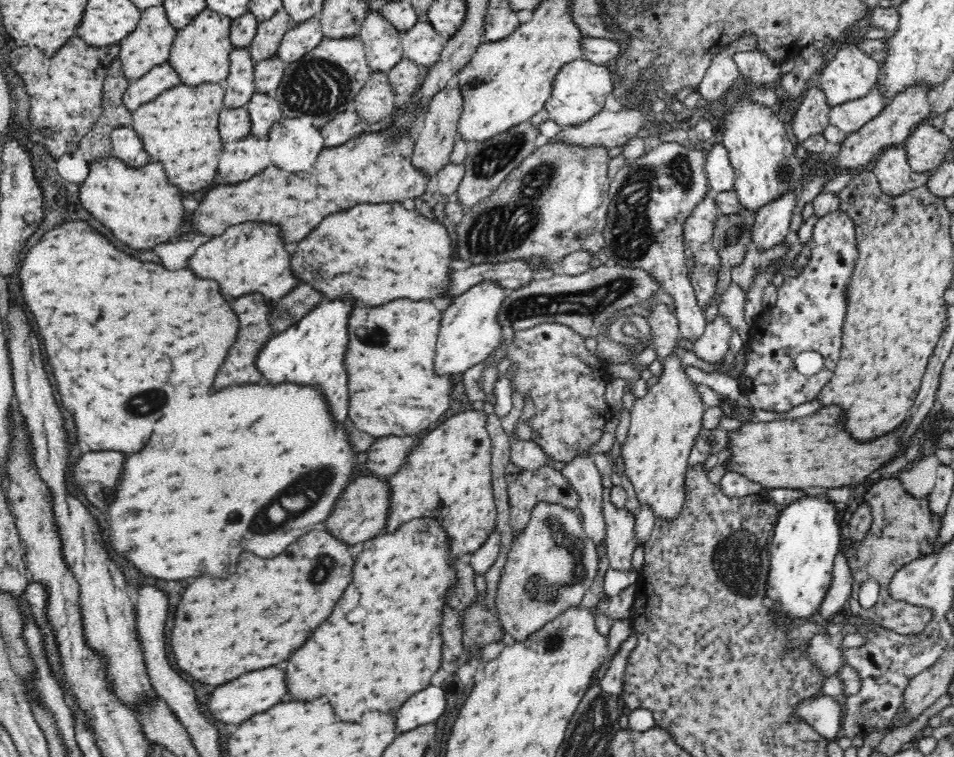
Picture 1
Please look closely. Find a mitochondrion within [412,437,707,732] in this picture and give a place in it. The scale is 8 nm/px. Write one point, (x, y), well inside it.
(538, 587)

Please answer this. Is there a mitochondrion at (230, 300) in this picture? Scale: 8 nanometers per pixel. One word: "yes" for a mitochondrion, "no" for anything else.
no

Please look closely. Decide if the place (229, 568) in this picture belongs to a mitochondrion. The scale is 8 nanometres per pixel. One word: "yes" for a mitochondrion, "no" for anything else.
no

